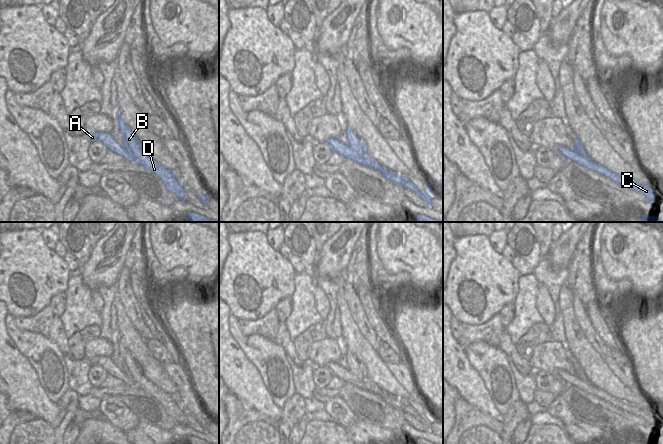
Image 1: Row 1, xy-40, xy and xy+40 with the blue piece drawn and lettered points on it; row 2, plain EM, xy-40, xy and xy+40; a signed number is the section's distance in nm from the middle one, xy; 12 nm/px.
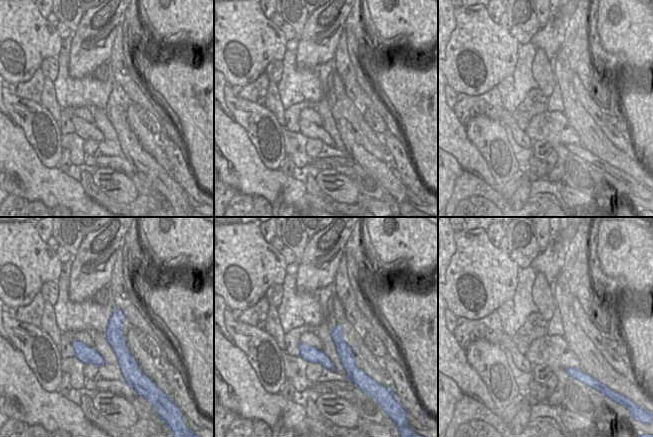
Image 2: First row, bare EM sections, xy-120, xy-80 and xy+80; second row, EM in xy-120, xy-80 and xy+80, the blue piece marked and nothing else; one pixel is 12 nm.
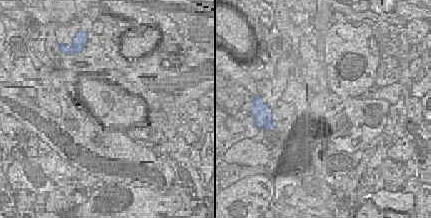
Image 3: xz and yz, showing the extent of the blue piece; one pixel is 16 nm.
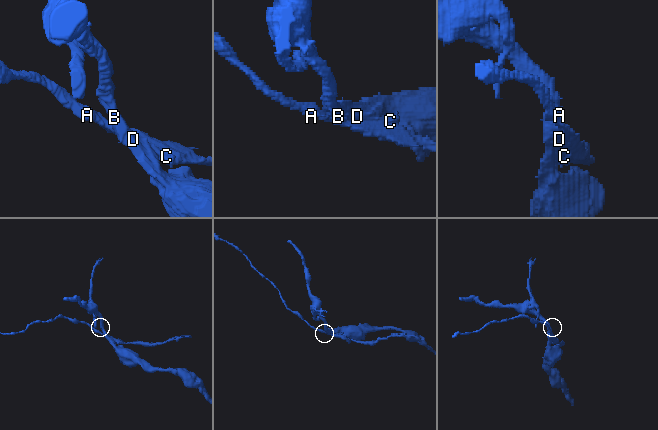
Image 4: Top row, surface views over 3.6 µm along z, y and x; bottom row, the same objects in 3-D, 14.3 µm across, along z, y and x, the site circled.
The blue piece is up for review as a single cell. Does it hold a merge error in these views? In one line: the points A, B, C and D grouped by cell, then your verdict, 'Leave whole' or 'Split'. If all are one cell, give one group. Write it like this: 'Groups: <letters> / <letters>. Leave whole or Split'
Groups: A C / B D. Split

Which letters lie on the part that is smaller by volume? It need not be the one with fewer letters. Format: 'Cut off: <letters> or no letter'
Cut off: A, C

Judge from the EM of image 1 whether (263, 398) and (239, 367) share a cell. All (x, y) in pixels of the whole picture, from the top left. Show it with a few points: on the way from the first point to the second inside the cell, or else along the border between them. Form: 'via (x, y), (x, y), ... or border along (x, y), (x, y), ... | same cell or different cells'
via (255, 390), (240, 375) | same cell

